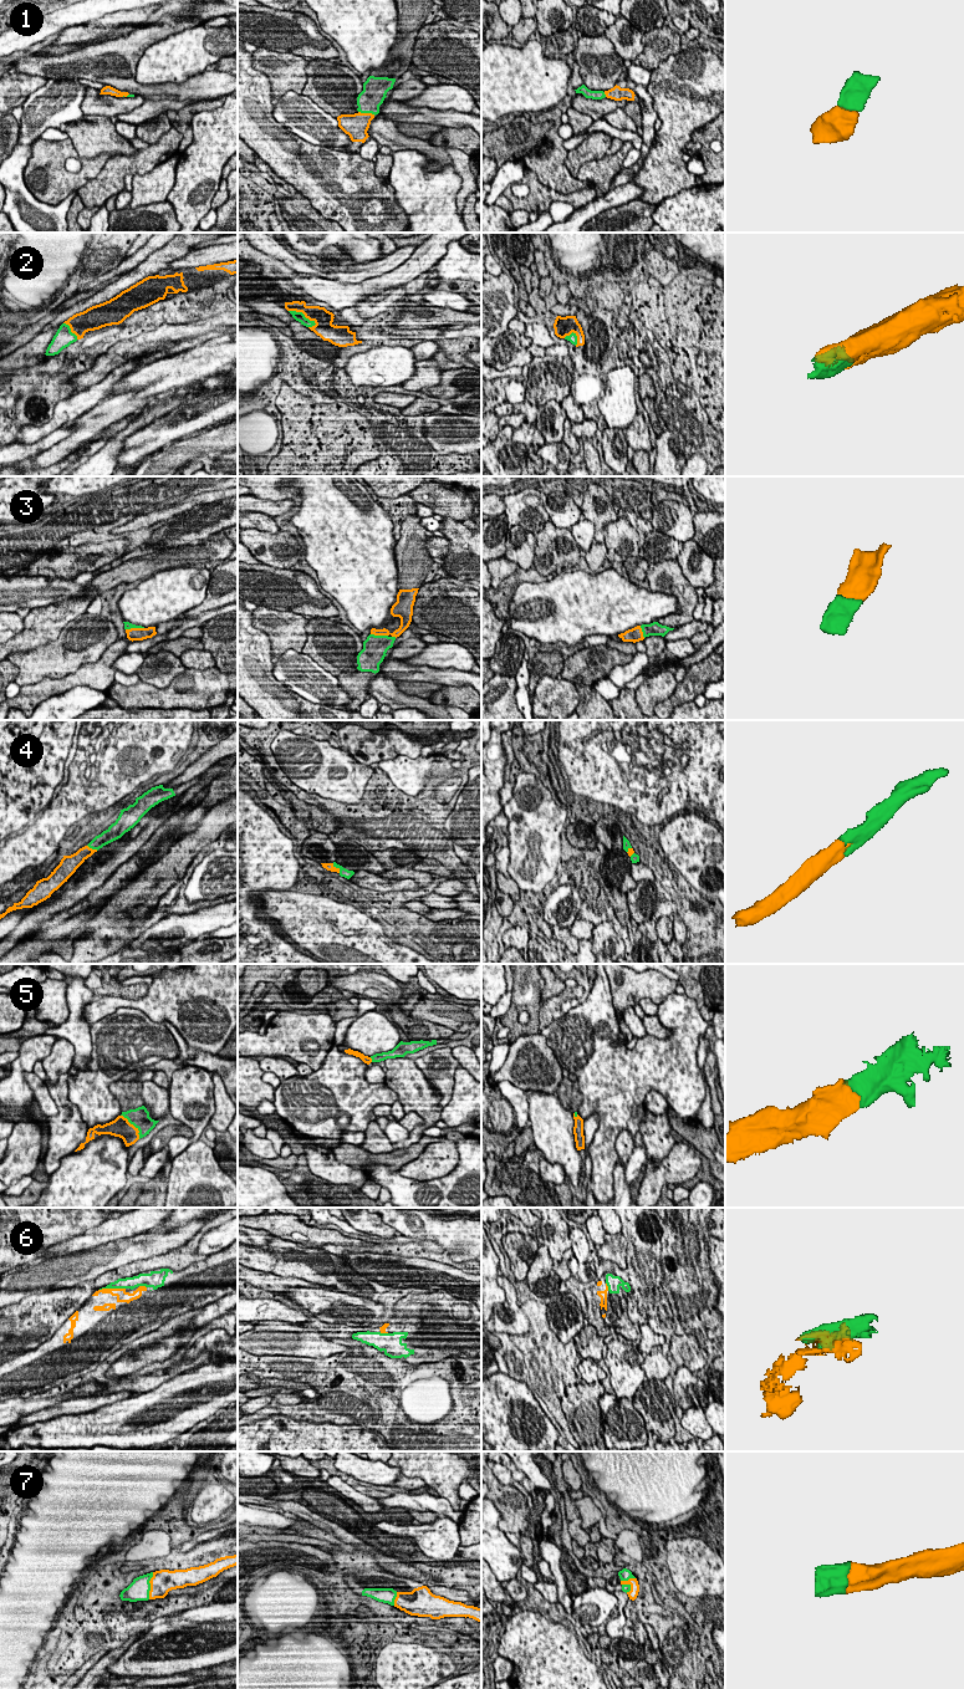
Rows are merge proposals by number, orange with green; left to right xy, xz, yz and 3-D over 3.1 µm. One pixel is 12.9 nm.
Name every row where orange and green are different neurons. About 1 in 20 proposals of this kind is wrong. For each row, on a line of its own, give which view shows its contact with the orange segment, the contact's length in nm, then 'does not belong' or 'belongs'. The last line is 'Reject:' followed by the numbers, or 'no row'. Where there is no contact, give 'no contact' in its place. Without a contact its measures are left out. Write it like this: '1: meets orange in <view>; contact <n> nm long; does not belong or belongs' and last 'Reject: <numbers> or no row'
1: meets orange in xz; contact 220 nm long; belongs
2: meets orange in xz; contact 400 nm long; belongs
3: meets orange in xz; contact 220 nm long; belongs
4: meets orange in xz; contact 160 nm long; belongs
5: meets orange in xy; contact 400 nm long; belongs
6: meets orange in xy; contact 340 nm long; belongs
7: meets orange in xy; contact 360 nm long; belongs
Reject: no row

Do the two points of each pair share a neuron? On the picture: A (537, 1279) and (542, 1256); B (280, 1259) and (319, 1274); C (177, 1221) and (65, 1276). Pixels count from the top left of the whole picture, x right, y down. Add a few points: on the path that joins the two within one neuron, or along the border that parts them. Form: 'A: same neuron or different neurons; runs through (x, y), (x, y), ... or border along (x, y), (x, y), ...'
A: same neuron; runs through (541, 1274), (542, 1261)
B: same neuron; runs through (290, 1263), (309, 1264)
C: different neurons; border along (193, 1220), (178, 1228)

